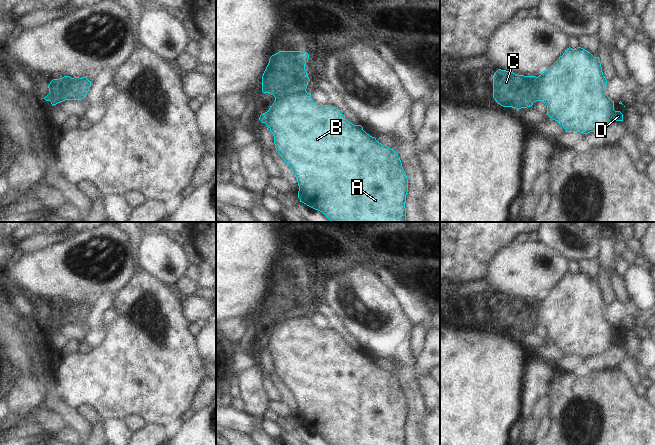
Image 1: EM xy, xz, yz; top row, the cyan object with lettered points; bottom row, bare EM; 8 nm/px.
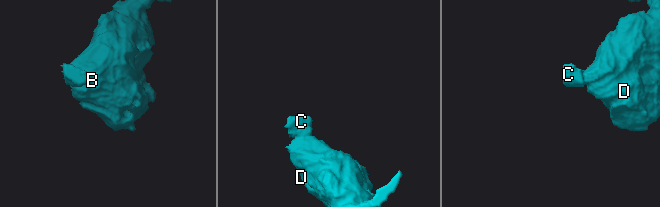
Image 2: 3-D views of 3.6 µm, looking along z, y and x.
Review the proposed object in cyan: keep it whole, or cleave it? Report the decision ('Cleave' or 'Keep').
Cleave.

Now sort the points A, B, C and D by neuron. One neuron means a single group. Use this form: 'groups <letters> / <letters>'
groups A B D / C

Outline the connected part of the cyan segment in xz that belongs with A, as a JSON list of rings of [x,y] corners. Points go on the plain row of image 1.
[[[311,317],[288,319],[282,323],[275,323],[269,334],[260,339],[259,344],[265,347],[274,360],[274,368],[278,377],[291,391],[299,410],[298,422],[300,426],[322,436],[330,445],[406,445],[406,419],[408,403],[402,391],[400,381],[394,373],[379,367],[375,361],[367,358],[361,349],[354,349],[332,329],[318,329],[311,322]]]

